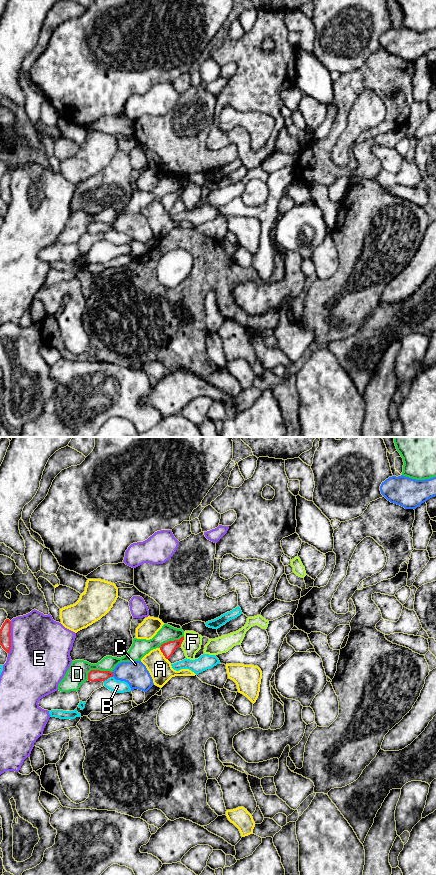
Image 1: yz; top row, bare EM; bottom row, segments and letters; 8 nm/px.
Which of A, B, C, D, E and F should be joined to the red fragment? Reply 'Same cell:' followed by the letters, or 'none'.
Same cell: none

